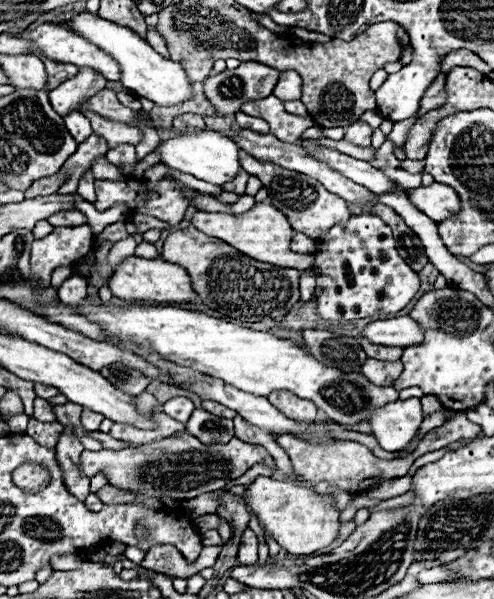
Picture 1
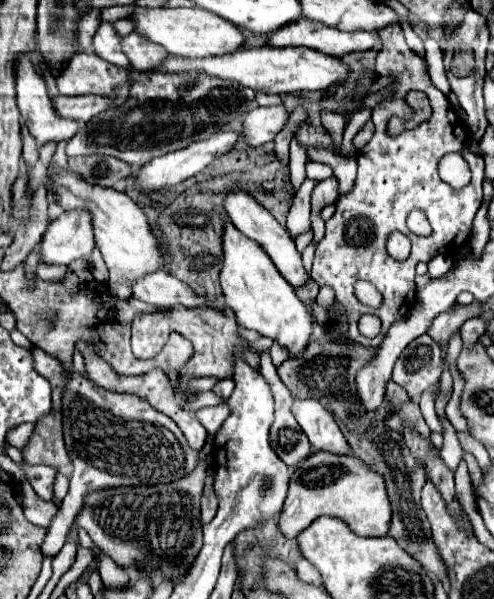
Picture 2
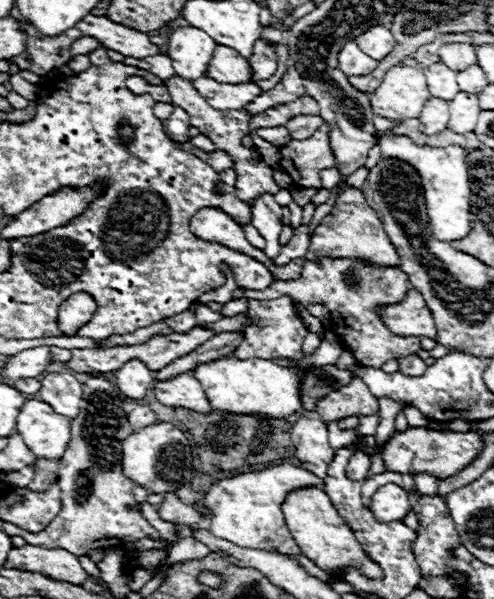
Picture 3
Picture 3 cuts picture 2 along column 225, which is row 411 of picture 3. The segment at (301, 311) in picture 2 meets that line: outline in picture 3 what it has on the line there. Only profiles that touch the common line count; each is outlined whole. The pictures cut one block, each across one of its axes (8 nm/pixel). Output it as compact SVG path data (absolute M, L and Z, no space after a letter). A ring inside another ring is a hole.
M234 356L218 358L204 362L192 370L192 376L204 386L204 394L208 394L208 402L212 408L226 410L234 414L268 414L272 418L284 418L302 410L300 406L300 370L288 370L276 366L272 360L264 358L248 358L240 360Z

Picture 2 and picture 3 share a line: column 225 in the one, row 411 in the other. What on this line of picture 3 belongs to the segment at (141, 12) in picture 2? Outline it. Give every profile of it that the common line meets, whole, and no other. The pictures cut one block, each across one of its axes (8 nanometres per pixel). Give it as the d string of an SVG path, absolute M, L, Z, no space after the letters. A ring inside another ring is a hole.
M24 400L16 424L18 434L38 458L58 460L70 442L70 418L56 414L42 400Z

